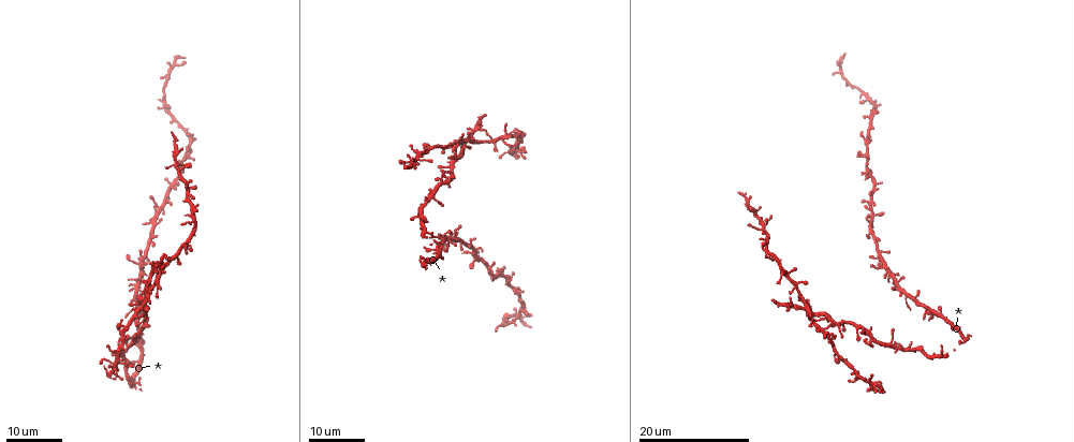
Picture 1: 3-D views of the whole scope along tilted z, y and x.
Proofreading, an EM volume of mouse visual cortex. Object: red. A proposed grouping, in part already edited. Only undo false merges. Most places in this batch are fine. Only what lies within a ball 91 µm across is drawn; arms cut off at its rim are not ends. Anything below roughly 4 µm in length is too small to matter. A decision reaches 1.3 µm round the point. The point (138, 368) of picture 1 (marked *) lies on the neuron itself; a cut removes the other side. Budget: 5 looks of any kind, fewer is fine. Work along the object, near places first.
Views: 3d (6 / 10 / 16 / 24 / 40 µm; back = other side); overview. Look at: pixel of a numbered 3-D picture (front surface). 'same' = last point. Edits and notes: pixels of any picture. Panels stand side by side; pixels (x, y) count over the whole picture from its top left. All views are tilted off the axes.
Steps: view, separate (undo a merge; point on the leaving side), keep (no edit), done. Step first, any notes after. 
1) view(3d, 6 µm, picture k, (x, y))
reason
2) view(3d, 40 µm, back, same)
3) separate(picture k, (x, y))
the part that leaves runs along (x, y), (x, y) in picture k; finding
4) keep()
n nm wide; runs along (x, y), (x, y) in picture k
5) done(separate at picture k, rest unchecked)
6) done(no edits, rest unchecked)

view(3d, 24 µm, picture 1, (158, 205))
four or more arms meet

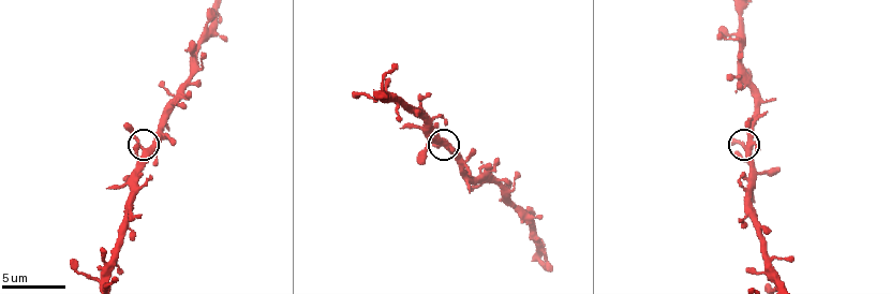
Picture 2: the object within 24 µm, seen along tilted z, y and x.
view(3d, 6 µm, picture 2, (143, 148))

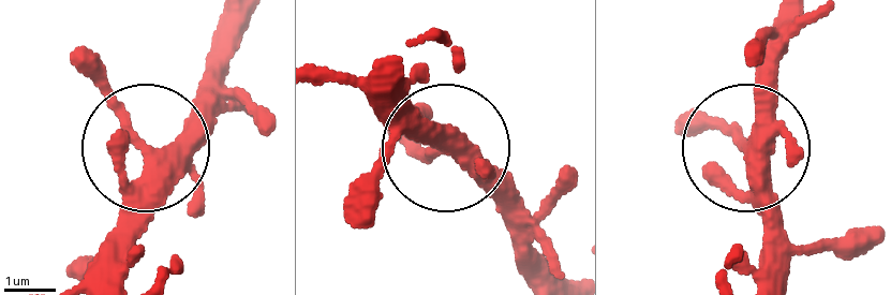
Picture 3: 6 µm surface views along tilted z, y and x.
keep()
4 arms; runs along (98, 280), (147, 150), (78, 55) in picture 3; one neuron here

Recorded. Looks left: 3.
view(3d, 24 µm, picture 1, (175, 141))
calibre changes

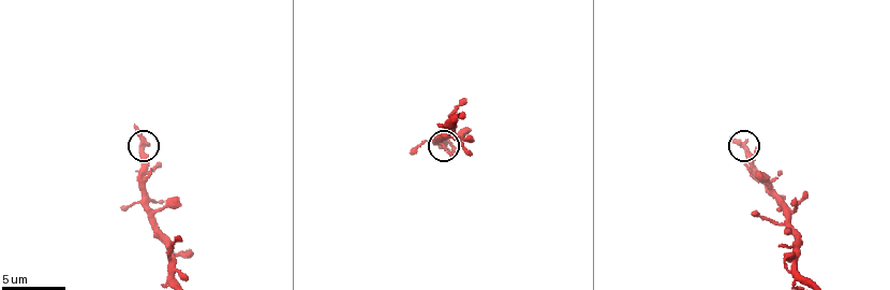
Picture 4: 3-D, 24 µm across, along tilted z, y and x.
view(3d, 10 µm, picture 4, (439, 147))

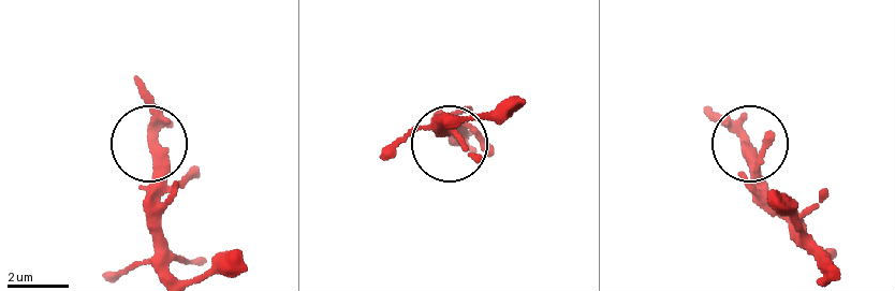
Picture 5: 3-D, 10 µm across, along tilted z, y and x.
keep()
all the same neuron

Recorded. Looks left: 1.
done(no edits, rest unchecked)

